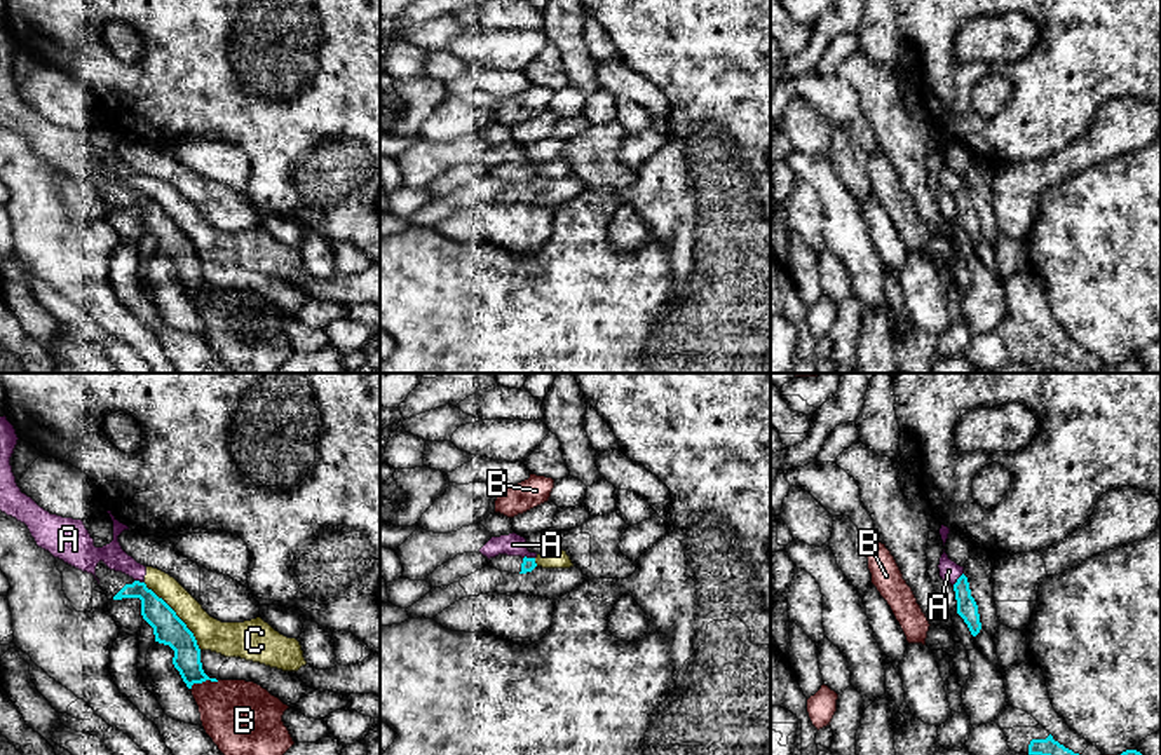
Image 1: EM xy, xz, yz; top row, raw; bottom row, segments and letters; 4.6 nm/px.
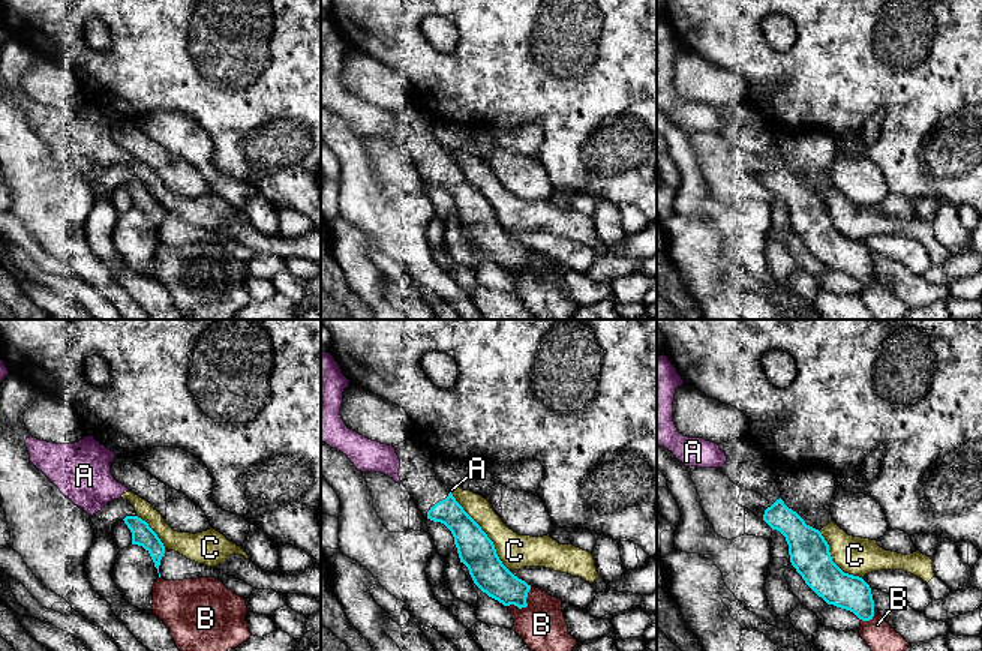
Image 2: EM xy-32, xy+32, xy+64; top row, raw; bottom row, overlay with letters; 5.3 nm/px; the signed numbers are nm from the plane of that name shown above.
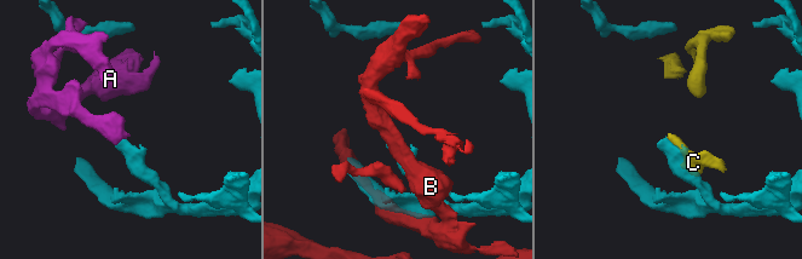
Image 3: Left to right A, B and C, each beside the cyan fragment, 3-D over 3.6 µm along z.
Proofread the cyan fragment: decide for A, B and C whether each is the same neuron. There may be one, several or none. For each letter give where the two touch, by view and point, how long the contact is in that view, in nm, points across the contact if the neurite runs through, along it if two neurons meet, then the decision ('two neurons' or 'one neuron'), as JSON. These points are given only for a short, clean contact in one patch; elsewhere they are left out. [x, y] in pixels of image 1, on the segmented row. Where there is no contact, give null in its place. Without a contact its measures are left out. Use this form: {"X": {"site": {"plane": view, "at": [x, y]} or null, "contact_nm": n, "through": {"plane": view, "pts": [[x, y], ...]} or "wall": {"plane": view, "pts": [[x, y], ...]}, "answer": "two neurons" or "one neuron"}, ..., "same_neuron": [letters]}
{"A": {"site": {"plane": "yz", "at": [957, 579]}, "contact_nm": 80, "wall": {"plane": "yz", "pts": [[963, 572], [952, 584]]}, "answer": "two neurons"}, "B": {"site": {"plane": "xy", "at": [203, 680]}, "contact_nm": 140, "answer": "two neurons"}, "C": {"site": {"plane": "xy", "at": [176, 616]}, "contact_nm": 420, "answer": "two neurons"}, "same_neuron": []}

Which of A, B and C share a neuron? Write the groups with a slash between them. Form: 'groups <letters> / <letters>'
groups A C / B

